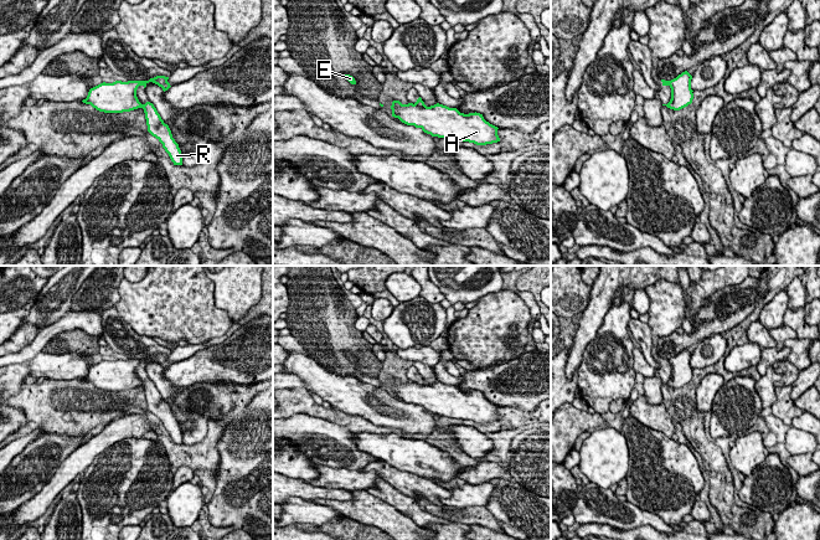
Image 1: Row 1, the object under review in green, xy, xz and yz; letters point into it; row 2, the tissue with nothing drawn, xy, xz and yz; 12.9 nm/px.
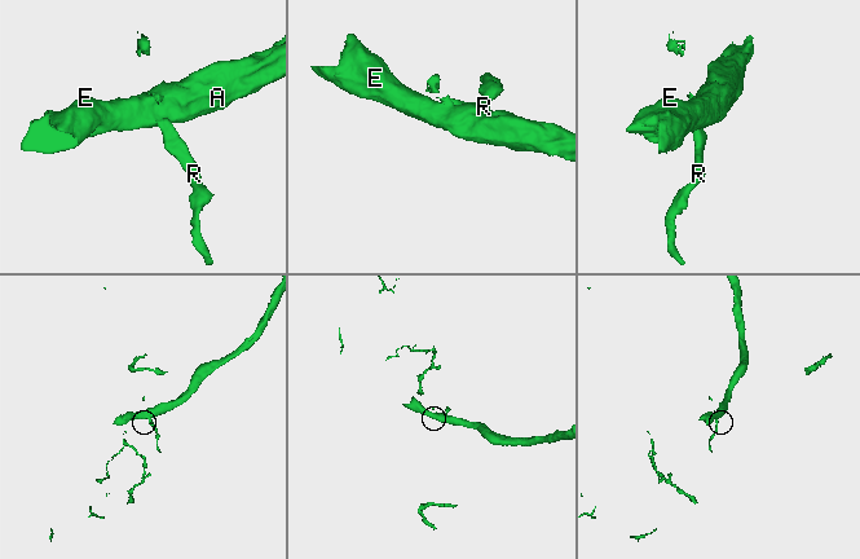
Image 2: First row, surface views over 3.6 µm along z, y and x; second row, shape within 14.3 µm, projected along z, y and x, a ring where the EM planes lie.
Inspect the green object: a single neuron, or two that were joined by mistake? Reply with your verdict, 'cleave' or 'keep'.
cleave

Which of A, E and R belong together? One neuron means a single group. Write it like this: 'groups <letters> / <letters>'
groups A E / R

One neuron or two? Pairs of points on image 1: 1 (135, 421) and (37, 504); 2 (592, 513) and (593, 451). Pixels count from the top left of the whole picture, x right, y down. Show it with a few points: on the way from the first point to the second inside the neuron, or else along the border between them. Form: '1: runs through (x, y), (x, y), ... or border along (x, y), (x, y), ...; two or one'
1: runs through (111, 433), (94, 445), (60, 479); one
2: border along (589, 481), (608, 488); two

